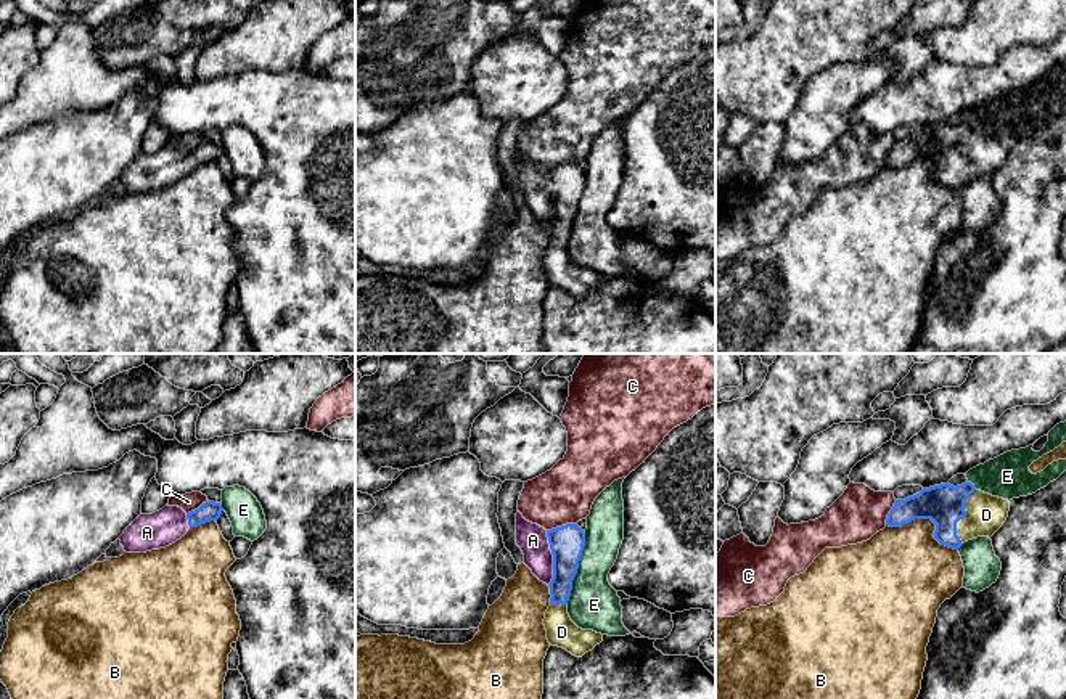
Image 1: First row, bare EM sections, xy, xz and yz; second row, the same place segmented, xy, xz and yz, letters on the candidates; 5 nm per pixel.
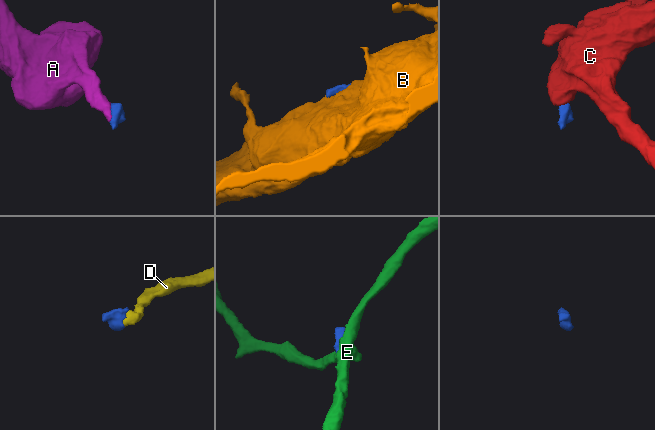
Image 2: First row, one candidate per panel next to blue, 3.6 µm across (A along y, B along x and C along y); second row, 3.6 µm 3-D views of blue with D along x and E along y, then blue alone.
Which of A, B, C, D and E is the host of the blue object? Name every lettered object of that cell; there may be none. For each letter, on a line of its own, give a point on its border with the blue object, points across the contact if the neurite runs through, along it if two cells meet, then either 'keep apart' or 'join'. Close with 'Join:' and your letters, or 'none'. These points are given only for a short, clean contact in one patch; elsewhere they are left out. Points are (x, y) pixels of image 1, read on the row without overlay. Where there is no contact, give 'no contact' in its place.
A: xz (553, 198) | across xz (566, 182), (553, 198), (532, 180) | join
B: yz (928, 158) | keep apart
C: xz (561, 166) | along xz (576, 163), (566, 163), (547, 171) | keep apart
D: yz (963, 156) | across yz (944, 145), (963, 156), (986, 155) | join
E: xz (578, 208) | along xz (584, 171), (584, 190), (566, 243) | keep apart
Join: A, D

